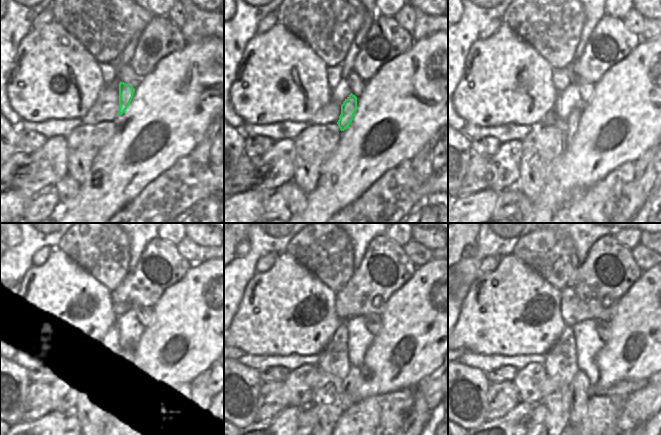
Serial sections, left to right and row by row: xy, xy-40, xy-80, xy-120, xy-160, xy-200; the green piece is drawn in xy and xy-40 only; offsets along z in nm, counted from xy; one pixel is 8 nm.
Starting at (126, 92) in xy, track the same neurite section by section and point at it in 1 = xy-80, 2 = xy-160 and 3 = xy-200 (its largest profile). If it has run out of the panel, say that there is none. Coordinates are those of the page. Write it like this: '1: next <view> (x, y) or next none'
1: next xy-80 (572, 121)
2: next xy-160 (354, 379)
3: next xy-200 (579, 389)

